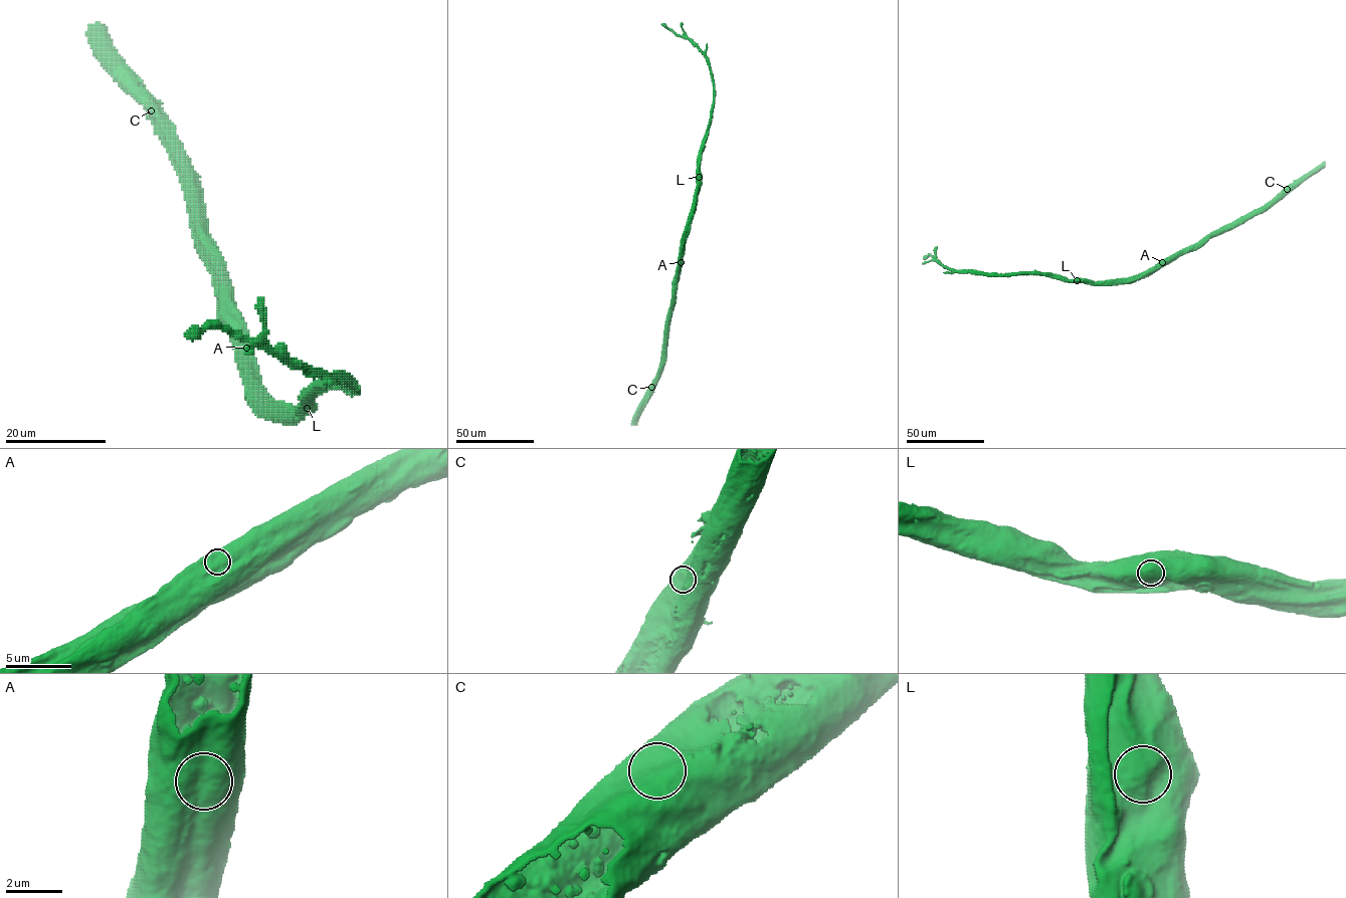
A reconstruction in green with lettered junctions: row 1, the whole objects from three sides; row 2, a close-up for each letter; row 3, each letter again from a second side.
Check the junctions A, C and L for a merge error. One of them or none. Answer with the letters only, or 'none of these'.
none of these

